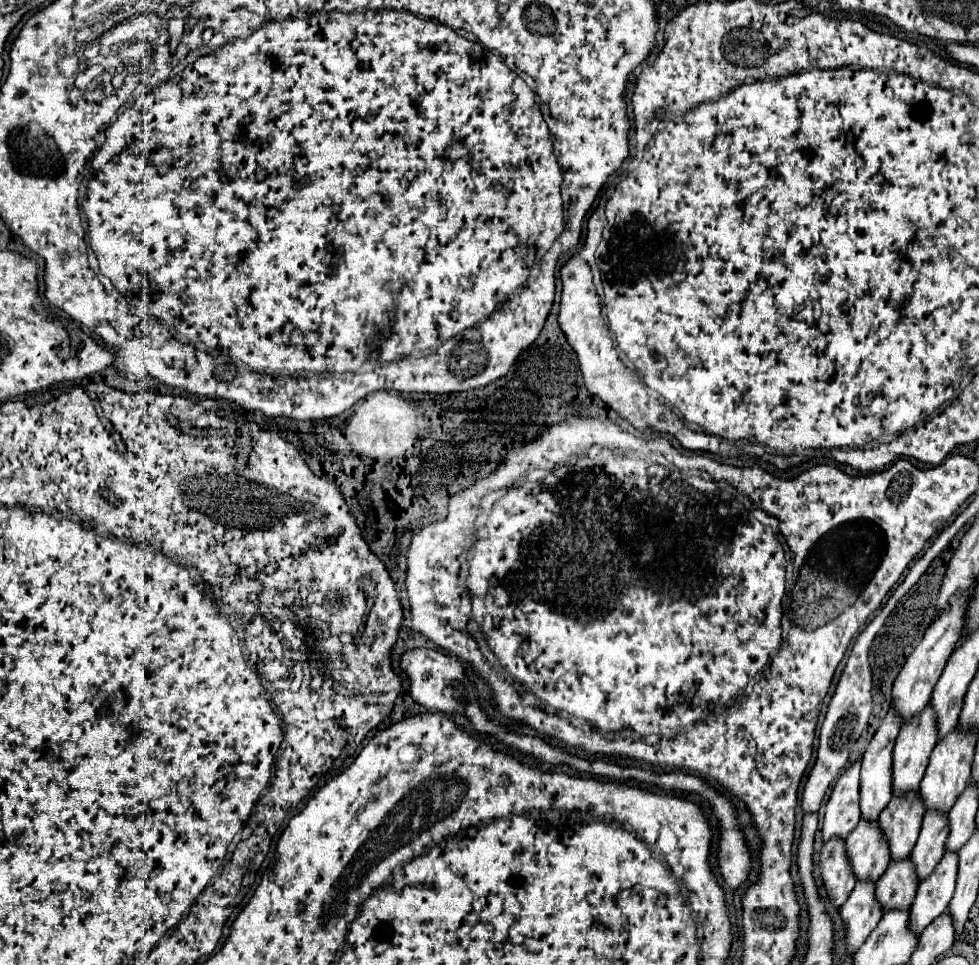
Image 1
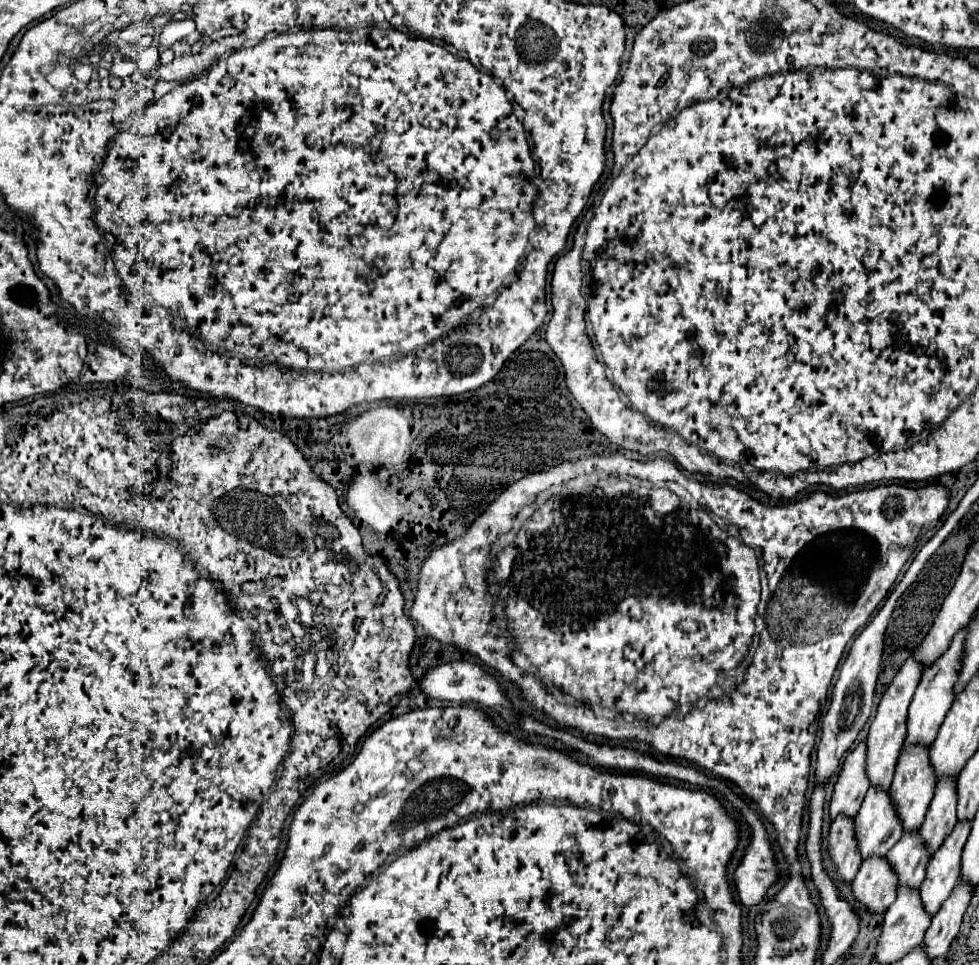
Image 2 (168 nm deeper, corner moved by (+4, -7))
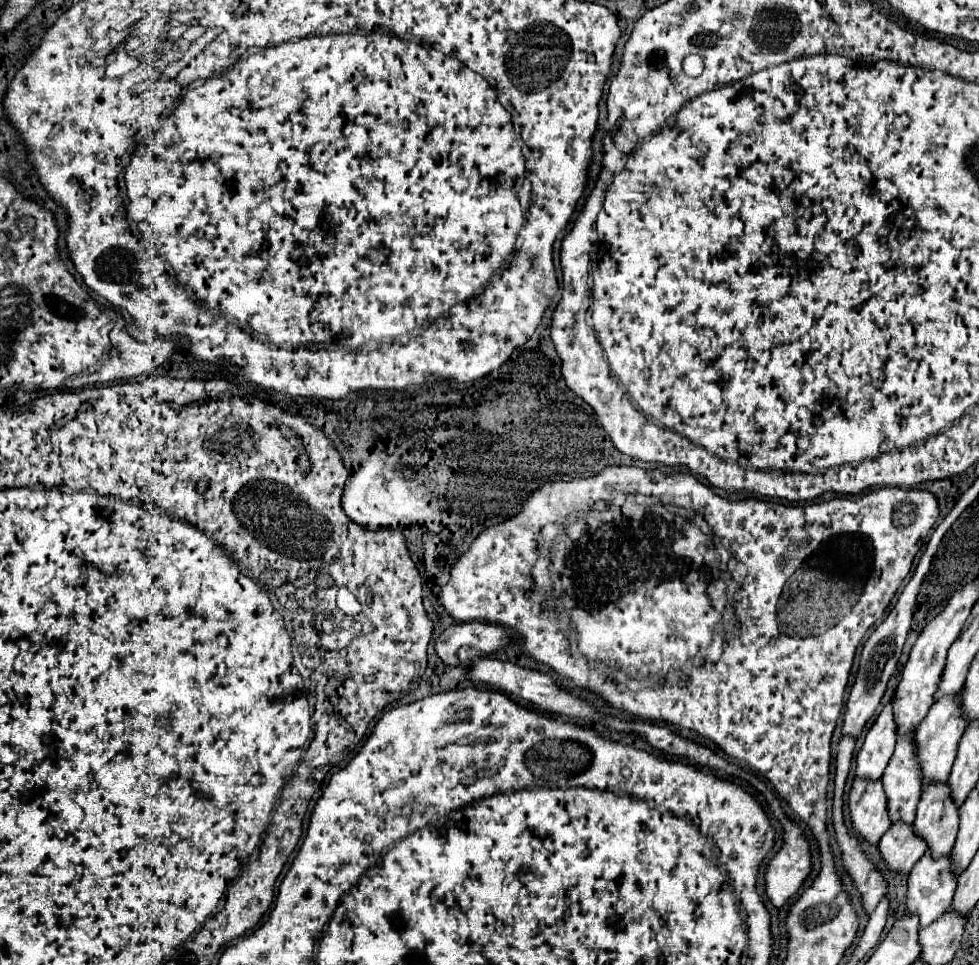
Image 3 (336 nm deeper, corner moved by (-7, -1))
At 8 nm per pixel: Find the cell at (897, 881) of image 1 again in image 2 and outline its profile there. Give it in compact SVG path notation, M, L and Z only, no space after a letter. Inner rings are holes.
M906 833L886 855L892 871L898 877L898 885L918 889L926 875L926 865L930 861L926 849L922 847L922 839L918 833ZM922 851L922 857L920 857Z

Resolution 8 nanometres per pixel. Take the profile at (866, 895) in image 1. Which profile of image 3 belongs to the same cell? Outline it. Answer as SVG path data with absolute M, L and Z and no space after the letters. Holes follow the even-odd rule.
M895 821L881 837L879 849L885 865L895 873L909 873L927 851L927 845L913 833L913 825Z

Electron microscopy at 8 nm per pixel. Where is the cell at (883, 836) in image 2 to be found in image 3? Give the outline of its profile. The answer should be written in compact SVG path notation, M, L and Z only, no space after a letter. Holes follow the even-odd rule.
M913 733L897 737L895 753L881 781L887 793L891 821L903 817L905 823L913 823L921 797L921 771L917 769L917 757L913 757Z

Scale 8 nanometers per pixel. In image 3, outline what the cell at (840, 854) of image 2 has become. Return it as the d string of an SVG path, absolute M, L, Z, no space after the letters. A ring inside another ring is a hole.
M855 779L849 793L849 811L853 817L853 829L859 837L877 845L883 833L891 827L887 797L881 779Z

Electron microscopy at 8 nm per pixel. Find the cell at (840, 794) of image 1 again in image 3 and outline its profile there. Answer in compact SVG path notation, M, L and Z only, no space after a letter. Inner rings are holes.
M893 699L877 715L875 723L865 735L863 747L857 753L857 777L869 777L877 781L895 749L897 723L893 717Z

